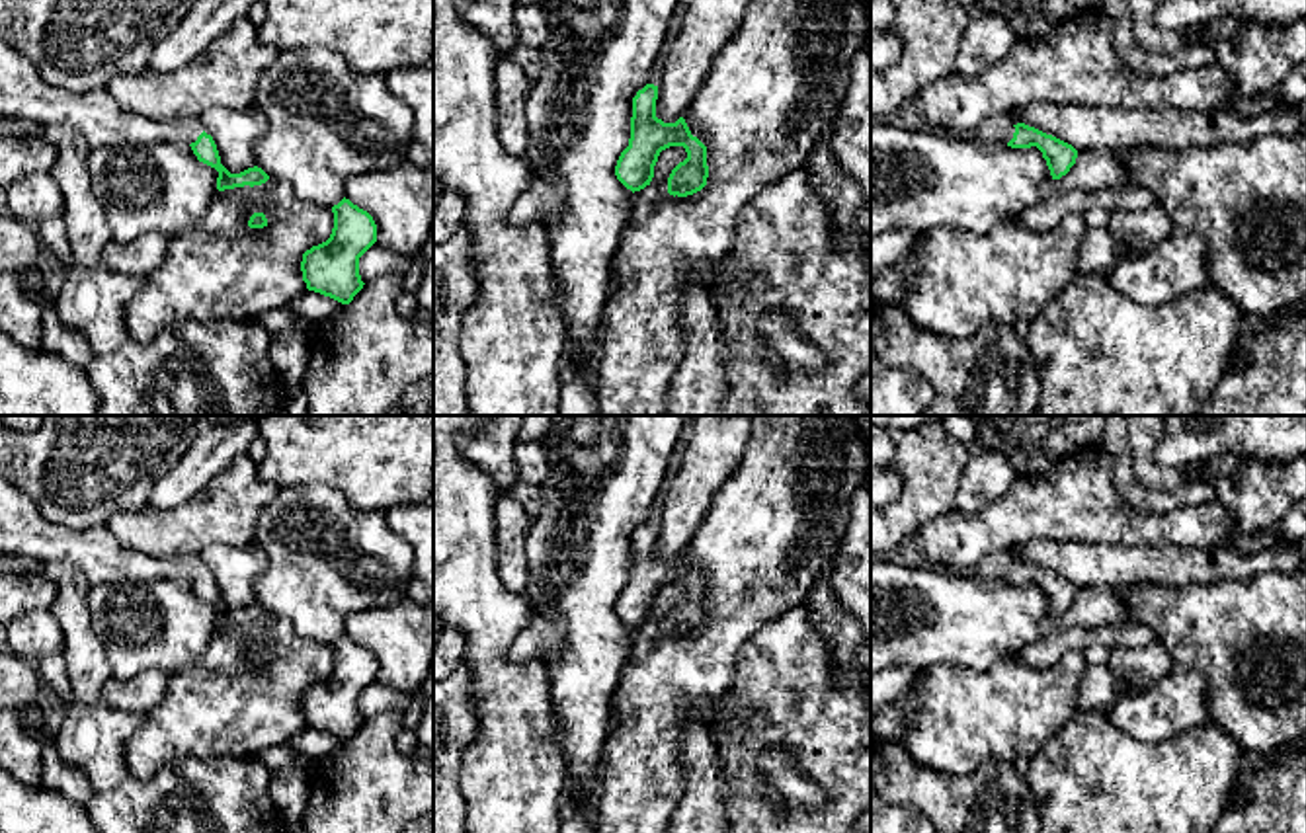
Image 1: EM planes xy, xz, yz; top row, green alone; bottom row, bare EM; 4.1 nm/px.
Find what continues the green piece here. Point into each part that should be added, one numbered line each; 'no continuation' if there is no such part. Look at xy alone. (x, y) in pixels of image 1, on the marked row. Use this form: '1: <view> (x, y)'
1: xy (96, 118)

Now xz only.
no continuation

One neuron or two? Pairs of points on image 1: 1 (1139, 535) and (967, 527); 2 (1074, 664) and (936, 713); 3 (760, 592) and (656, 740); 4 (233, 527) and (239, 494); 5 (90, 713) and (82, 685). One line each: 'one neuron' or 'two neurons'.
1: one neuron
2: one neuron
3: one neuron
4: one neuron
5: one neuron

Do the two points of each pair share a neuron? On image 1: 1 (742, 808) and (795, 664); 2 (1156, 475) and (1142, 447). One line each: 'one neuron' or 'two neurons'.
1: one neuron
2: one neuron

